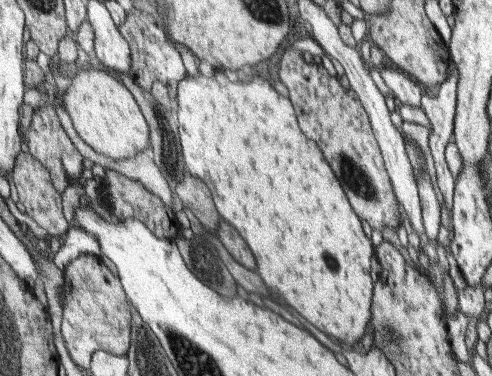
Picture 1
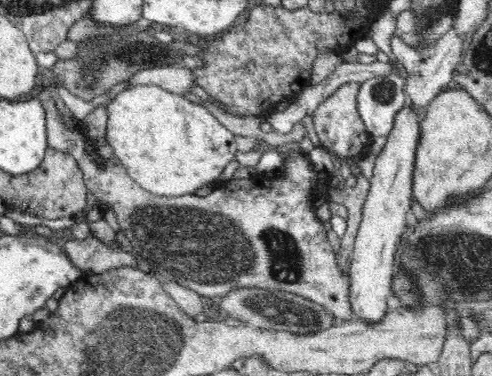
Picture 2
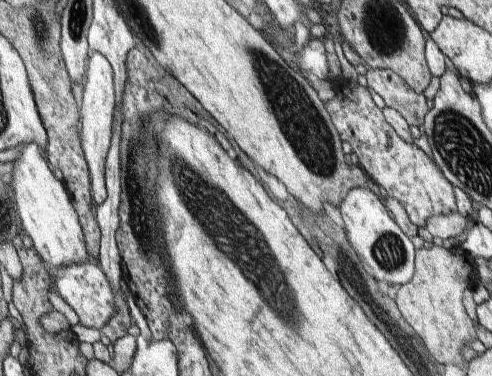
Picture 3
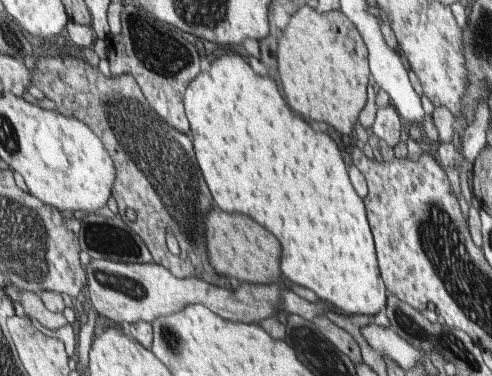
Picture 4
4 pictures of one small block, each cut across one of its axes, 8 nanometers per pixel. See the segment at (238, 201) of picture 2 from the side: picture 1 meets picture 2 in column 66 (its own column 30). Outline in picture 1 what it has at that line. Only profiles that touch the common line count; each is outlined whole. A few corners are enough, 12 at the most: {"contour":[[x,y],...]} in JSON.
{"contour":[[51,102],[33,110],[25,150],[63,194],[83,158]]}

